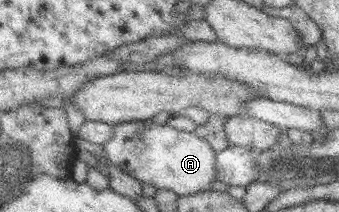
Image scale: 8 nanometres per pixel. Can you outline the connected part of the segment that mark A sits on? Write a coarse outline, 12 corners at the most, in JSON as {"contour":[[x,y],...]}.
{"contour":[[151,119],[113,125],[108,163],[178,196],[209,190],[214,151]]}

